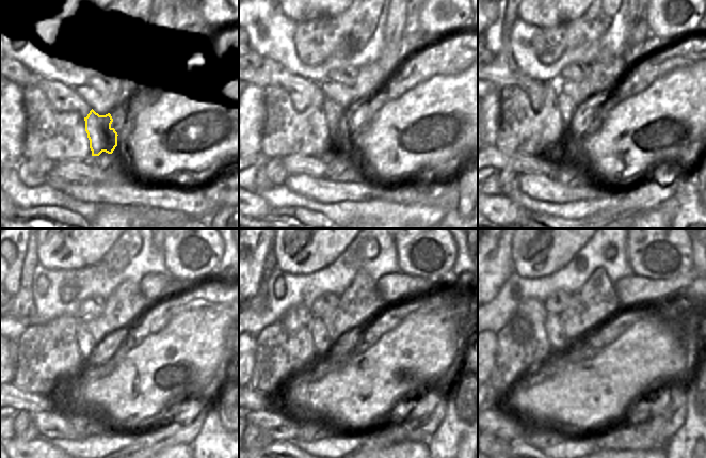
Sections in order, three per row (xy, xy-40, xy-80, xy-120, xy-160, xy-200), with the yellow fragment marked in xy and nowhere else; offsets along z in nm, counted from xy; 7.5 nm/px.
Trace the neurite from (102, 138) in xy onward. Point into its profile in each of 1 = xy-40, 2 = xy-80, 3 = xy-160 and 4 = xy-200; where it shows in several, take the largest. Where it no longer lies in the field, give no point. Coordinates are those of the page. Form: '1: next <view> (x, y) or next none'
1: next xy-40 (333, 112)
2: next xy-80 (566, 106)
3: next xy-160 (324, 345)
4: next xy-200 (558, 338)

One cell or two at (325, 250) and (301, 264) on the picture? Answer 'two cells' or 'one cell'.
one cell

